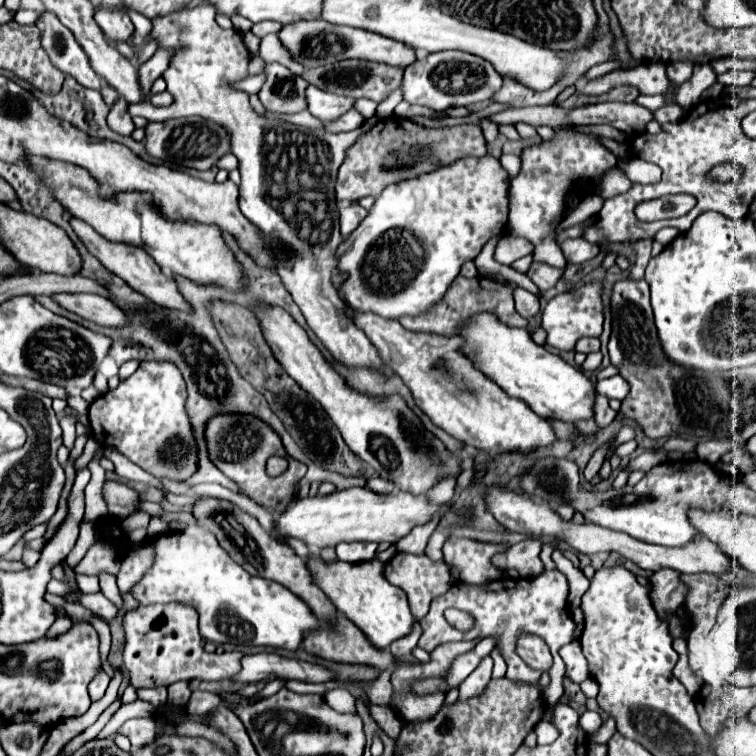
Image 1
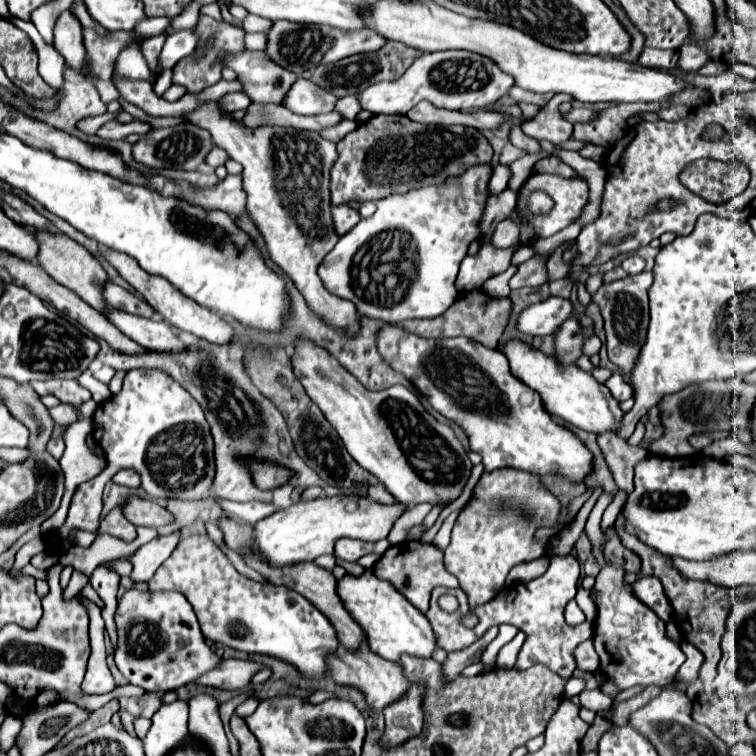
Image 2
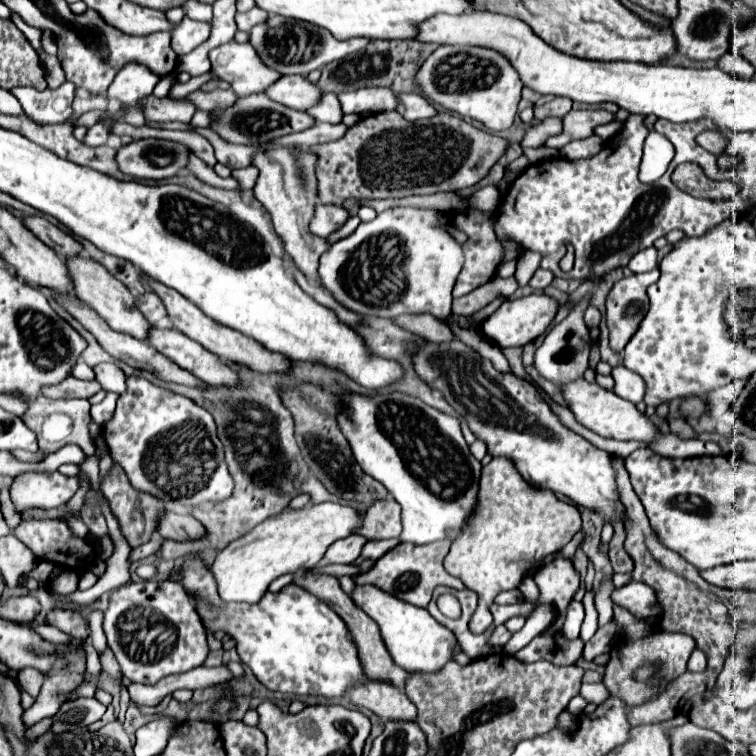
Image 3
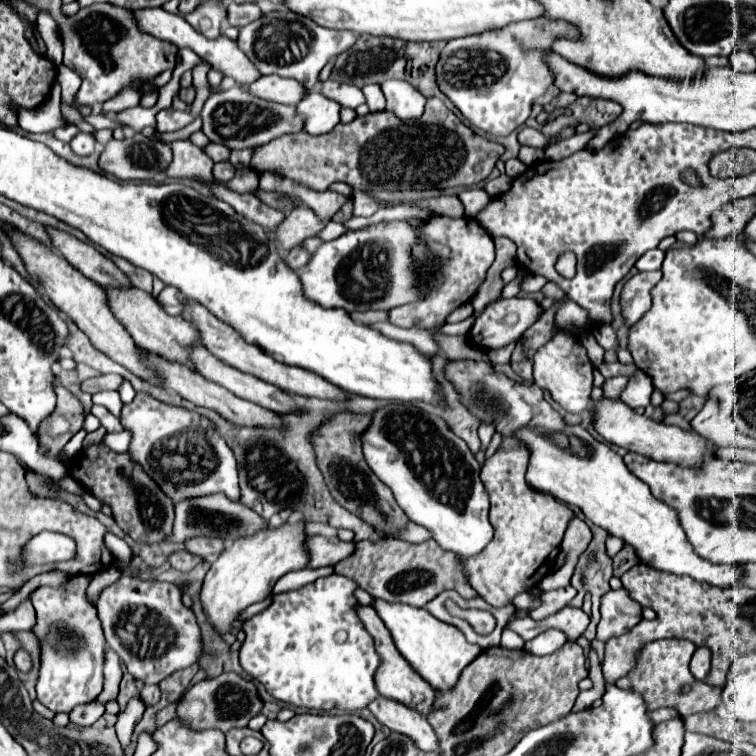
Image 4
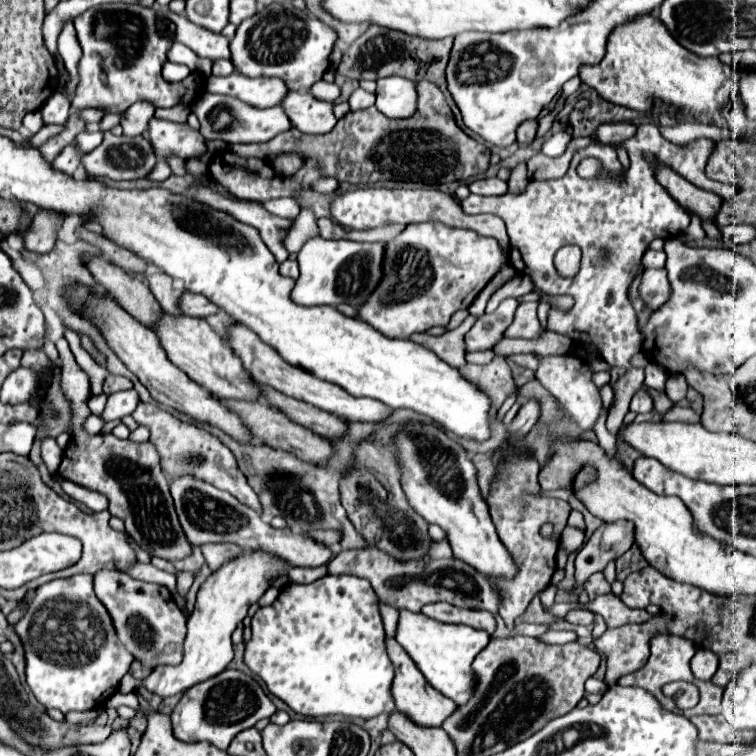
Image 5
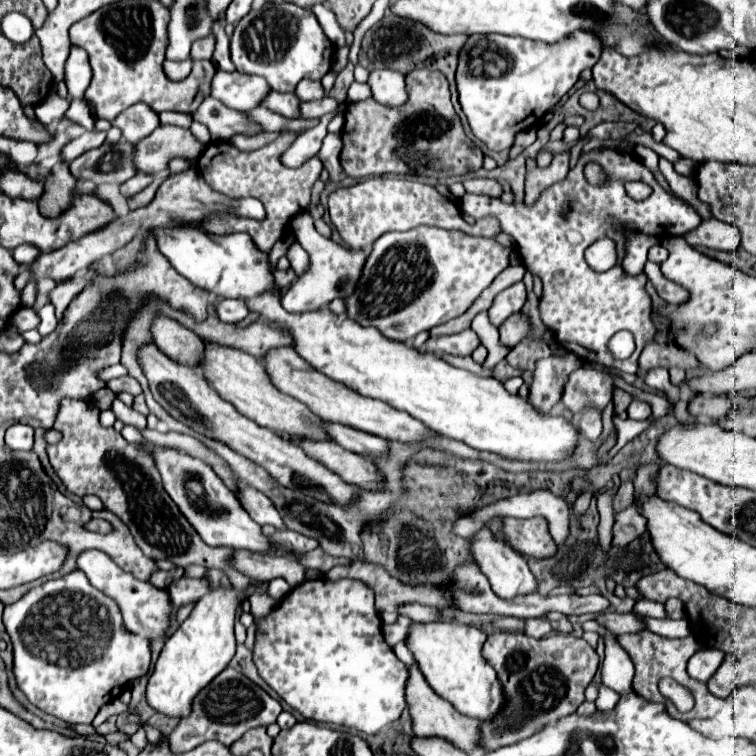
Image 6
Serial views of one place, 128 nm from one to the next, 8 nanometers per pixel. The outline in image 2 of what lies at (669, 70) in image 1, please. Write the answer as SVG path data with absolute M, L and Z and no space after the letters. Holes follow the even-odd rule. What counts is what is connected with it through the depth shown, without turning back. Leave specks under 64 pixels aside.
M694 44L682 46L678 54L678 68L684 72L698 72L710 60L710 56L704 50L698 50Z

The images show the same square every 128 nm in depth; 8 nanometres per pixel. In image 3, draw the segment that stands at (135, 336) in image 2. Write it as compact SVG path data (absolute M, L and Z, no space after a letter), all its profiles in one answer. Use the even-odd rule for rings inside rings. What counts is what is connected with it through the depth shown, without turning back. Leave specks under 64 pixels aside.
M154 326L148 336L148 344L152 344L160 354L168 356L180 368L186 368L212 386L236 386L240 382L236 372L226 366L216 354L208 352L198 342L190 340L174 328Z

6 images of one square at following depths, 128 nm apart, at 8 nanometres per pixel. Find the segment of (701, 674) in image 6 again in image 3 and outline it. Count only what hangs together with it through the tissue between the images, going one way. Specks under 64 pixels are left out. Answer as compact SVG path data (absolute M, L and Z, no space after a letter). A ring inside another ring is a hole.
M696 648L696 650L692 652L692 656L690 656L690 660L688 660L686 670L688 670L688 672L702 672L704 668L706 668L706 654Z

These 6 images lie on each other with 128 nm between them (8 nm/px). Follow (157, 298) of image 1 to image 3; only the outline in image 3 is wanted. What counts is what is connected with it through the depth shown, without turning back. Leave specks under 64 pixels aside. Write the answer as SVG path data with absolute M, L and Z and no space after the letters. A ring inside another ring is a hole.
M142 276L142 284L150 284L152 292L158 292L162 304L166 306L166 312L168 312L168 320L172 324L172 328L180 330L182 334L190 336L192 340L196 340L198 344L202 344L206 350L210 350L212 354L216 354L220 360L224 360L224 364L246 364L250 366L252 370L258 370L258 372L264 372L264 374L270 374L270 372L284 372L288 370L288 360L286 356L280 356L276 352L268 352L262 344L256 344L254 340L250 340L250 336L244 336L228 326L222 326L222 324L216 324L212 318L208 318L204 312L200 312L200 308L196 304L192 304L188 298L184 298L182 294L178 294L176 290L164 286L164 284L158 284L156 280L150 280L146 276Z

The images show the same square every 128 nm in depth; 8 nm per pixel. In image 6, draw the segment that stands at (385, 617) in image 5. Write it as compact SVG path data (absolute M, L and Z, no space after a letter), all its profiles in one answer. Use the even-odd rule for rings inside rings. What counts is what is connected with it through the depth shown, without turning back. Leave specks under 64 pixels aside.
M398 616L398 620L396 620L394 624L390 624L390 626L384 624L382 630L384 630L386 642L388 642L390 646L396 646L398 642L402 642L402 640L406 638L406 634L408 634L410 624L412 624L412 620L410 620L408 616Z

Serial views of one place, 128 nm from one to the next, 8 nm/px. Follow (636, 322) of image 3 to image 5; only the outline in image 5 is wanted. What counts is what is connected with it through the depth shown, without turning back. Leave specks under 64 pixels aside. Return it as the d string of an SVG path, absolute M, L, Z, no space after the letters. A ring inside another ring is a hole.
M664 268L662 270L644 270L638 292L640 292L646 308L658 310L668 300L668 294L670 294L666 270Z

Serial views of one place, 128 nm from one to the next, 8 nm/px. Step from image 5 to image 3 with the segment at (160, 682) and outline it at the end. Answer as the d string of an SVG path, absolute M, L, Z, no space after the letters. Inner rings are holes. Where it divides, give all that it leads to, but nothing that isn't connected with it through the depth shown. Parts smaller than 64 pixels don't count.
M336 502L308 504L300 510L286 508L282 514L260 522L248 534L230 542L216 556L212 572L218 582L218 594L226 602L254 604L264 596L272 580L284 574L300 574L316 568L332 542L354 534L360 526L360 512Z

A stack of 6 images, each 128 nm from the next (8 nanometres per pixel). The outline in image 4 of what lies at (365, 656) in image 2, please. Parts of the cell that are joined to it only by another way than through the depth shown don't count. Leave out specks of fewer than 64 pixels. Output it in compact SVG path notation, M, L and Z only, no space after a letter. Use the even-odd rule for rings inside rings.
M378 696L376 700L372 700L372 704L368 704L368 710L392 732L410 736L420 750L440 752L438 738L432 726L414 708L408 708L406 704L396 704L396 700L388 700L386 696Z

